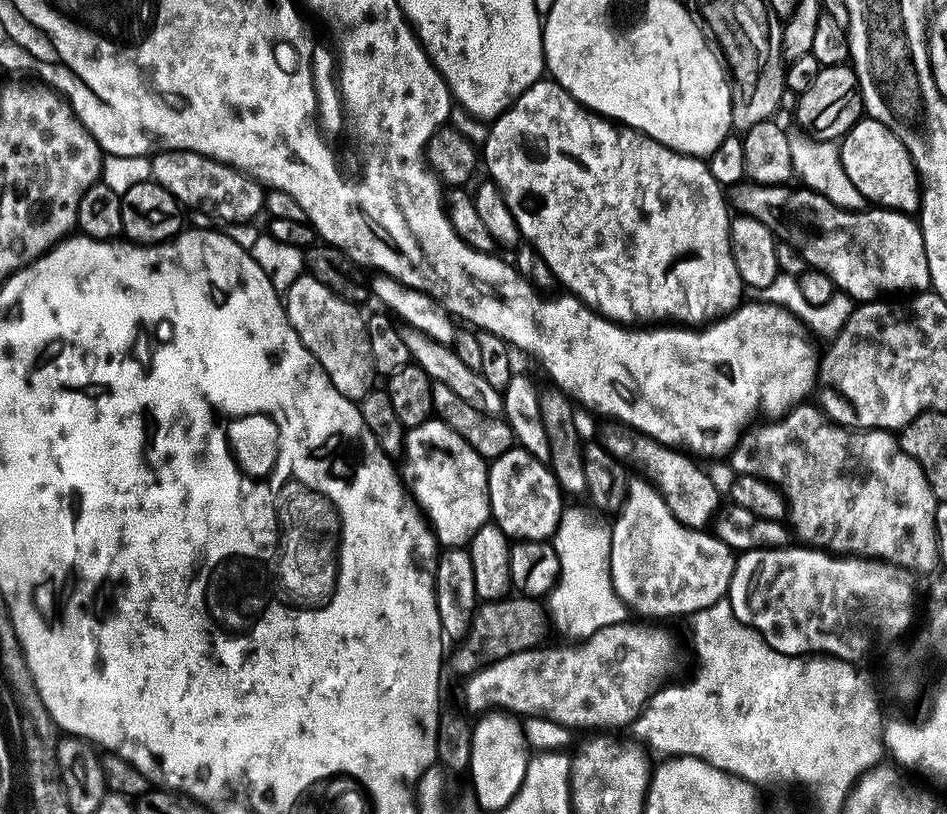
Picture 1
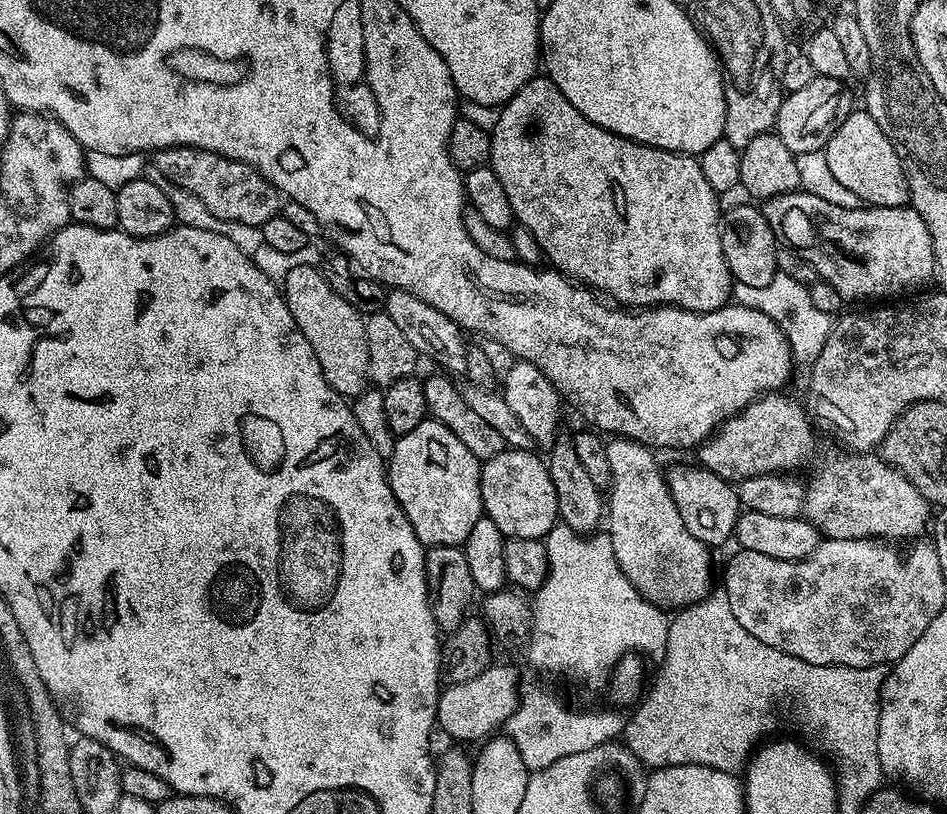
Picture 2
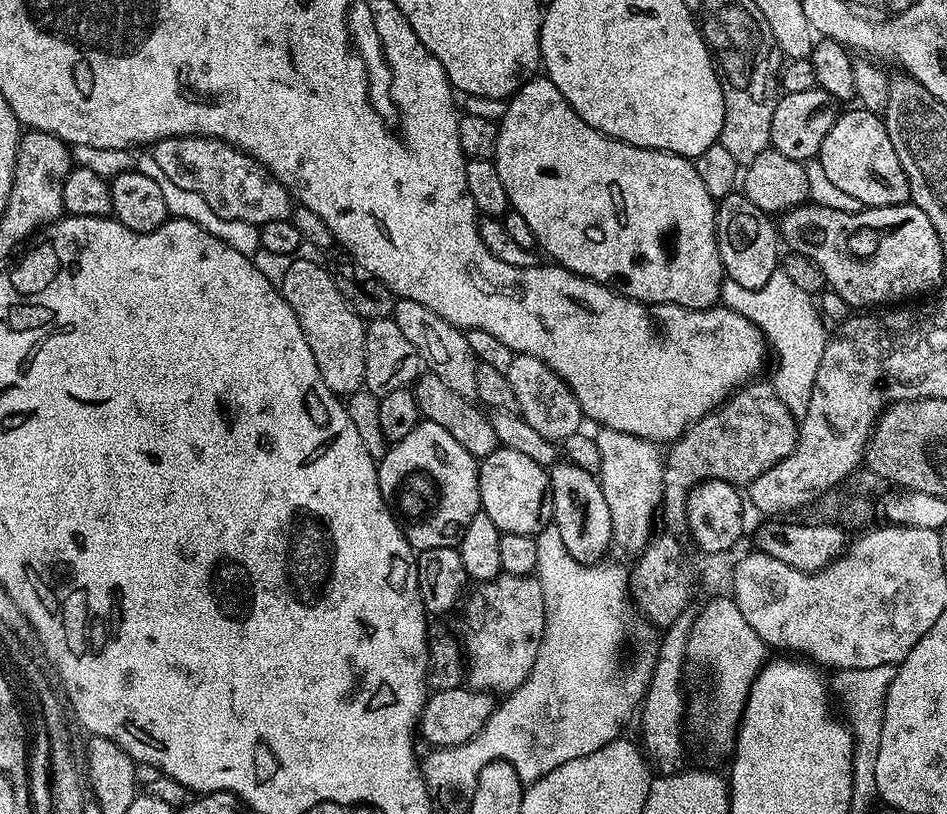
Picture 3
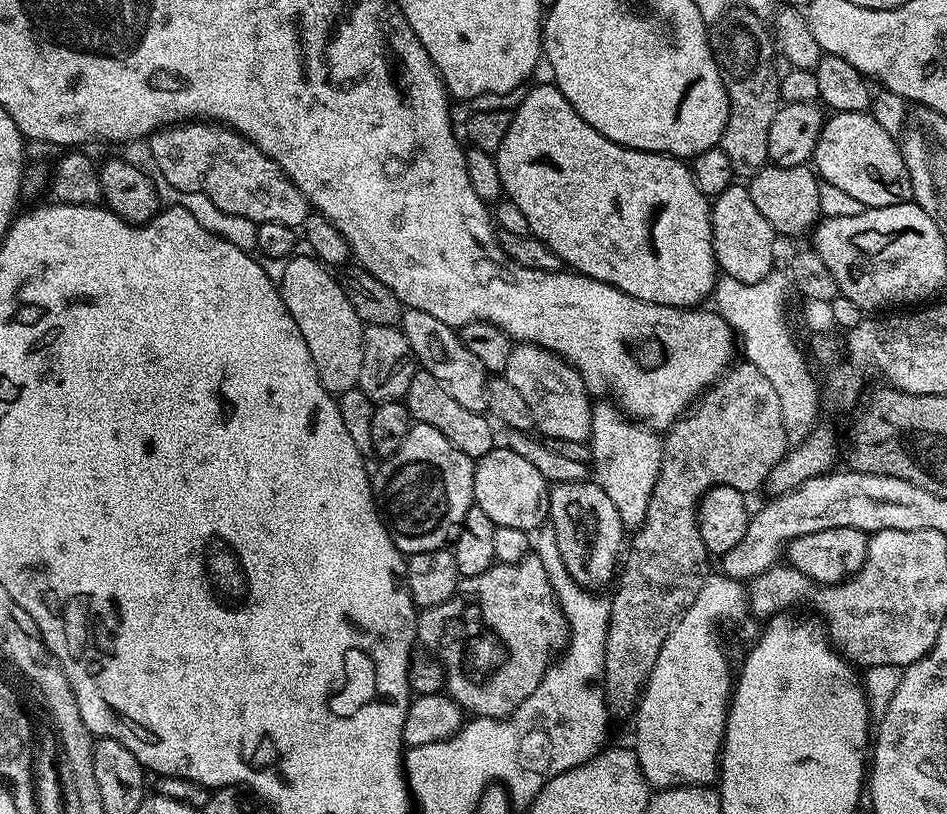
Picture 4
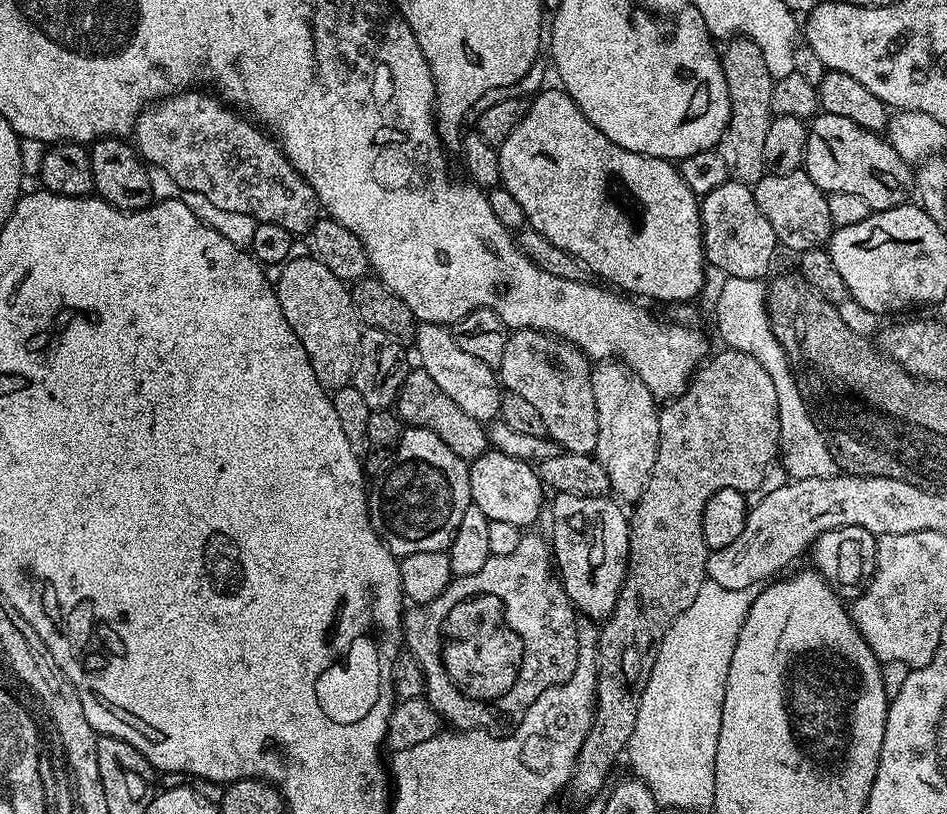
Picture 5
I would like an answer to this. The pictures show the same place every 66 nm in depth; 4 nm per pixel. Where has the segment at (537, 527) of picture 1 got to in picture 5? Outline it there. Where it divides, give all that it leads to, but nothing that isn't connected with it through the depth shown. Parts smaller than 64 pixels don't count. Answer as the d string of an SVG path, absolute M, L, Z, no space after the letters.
M489 450L469 463L468 473L472 502L486 514L488 521L511 522L521 530L531 529L528 527L539 518L540 507L546 504L546 489L540 482L539 471L531 463Z

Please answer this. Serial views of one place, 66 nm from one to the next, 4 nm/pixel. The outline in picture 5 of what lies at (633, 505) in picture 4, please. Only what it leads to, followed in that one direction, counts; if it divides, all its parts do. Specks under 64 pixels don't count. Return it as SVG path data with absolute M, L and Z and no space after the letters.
M600 362L592 369L594 406L598 410L598 442L595 458L606 470L611 495L617 501L639 500L644 484L654 470L660 441L658 401L626 365Z

